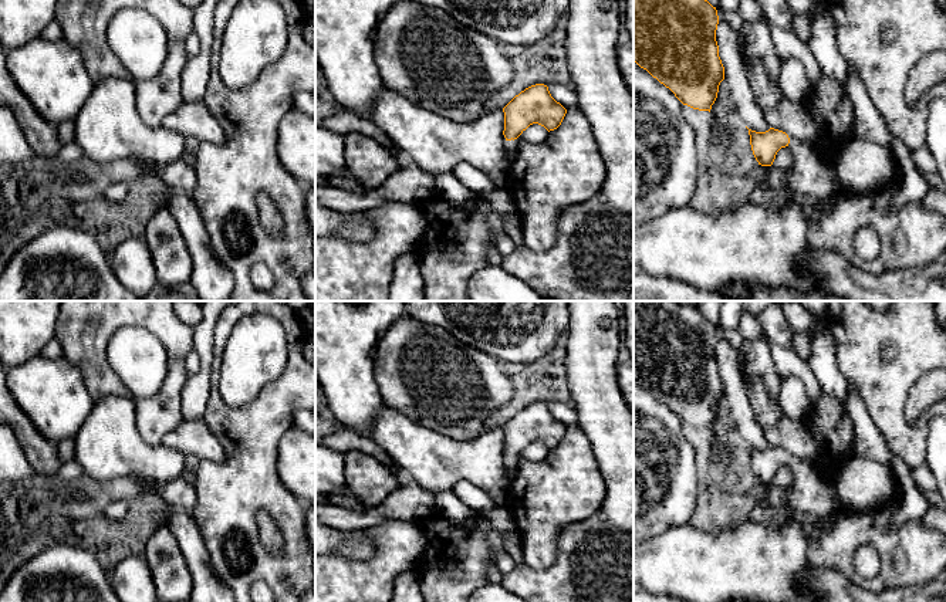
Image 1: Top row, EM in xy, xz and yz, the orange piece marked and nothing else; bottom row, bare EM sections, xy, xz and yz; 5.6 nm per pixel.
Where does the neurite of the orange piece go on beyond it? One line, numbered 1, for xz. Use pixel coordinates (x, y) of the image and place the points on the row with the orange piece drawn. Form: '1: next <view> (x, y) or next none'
1: next xz (512, 146)

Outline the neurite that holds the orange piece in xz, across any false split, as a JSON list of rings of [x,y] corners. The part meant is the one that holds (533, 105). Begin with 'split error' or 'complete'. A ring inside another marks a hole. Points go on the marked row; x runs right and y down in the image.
split error; [[[535,84],[516,95],[504,108],[506,152],[517,152],[516,139],[533,124],[544,126],[548,132],[557,129],[567,109],[557,102],[548,87]]]

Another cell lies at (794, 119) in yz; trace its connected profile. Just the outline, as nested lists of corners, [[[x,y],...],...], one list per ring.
[[[781,97],[777,106],[764,114],[770,128],[783,131],[790,141],[811,143],[817,138],[817,126],[805,104],[795,104]]]

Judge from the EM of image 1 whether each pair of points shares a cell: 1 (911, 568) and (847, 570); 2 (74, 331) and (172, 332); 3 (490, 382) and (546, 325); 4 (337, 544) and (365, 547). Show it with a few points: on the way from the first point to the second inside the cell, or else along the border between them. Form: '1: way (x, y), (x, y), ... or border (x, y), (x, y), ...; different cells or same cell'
1: way (895, 571), (881, 582), (862, 582); same cell
2: way (98, 317), (148, 315); same cell
3: border (470, 345), (495, 355), (500, 361); different cells
4: way (344, 544), (358, 545); same cell

